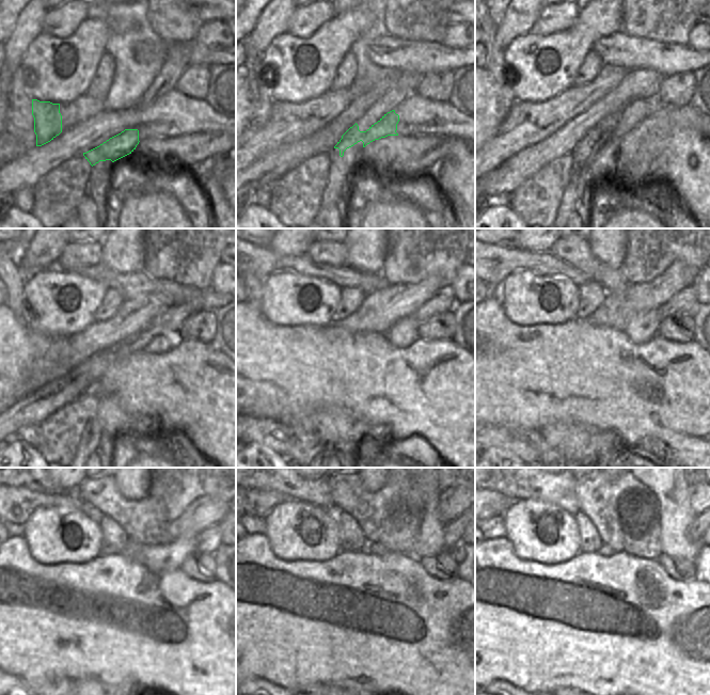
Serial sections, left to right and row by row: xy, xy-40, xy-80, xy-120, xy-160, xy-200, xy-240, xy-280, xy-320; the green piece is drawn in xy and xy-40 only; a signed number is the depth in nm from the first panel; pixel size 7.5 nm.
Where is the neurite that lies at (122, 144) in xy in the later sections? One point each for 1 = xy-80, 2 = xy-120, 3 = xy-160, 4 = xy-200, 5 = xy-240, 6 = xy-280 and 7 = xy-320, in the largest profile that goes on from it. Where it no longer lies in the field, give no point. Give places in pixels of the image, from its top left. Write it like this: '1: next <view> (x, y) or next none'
1: next xy-80 (613, 127)
2: next xy-120 (160, 344)
3: next xy-160 (403, 333)
4: next xy-200 (643, 327)
5: next xy-240 (158, 558)
6: next xy-280 (430, 540)
7: next xy-320 (672, 489)

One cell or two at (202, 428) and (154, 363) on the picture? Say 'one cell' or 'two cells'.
one cell

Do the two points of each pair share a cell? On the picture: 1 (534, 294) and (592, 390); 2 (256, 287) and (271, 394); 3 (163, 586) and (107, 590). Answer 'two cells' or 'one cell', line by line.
1: two cells
2: two cells
3: one cell

